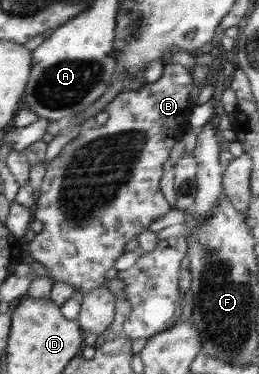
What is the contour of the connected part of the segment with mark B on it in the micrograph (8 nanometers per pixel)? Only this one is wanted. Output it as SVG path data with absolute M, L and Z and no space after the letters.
M169 60L164 64L163 69L164 73L157 82L147 83L138 91L129 92L125 90L117 94L111 103L107 103L103 111L99 111L97 115L93 115L93 117L85 121L81 126L79 135L68 145L65 145L65 148L59 153L58 157L53 159L46 167L46 173L41 184L41 193L36 200L36 206L32 213L33 220L39 220L43 223L43 229L29 242L28 253L30 253L30 256L33 257L35 261L47 267L47 273L49 273L49 279L52 284L57 282L67 283L67 285L71 285L71 287L75 287L79 292L84 293L103 286L106 283L106 279L104 279L103 276L115 265L115 261L121 257L121 254L125 252L125 245L127 245L133 237L137 237L139 233L147 230L147 227L151 226L153 221L160 219L173 209L167 200L165 200L163 193L161 193L159 181L161 175L163 175L163 163L170 158L170 152L175 143L182 141L185 133L189 131L190 125L188 118L192 108L196 105L190 101L190 95L194 91L192 73L181 64L174 64Z

